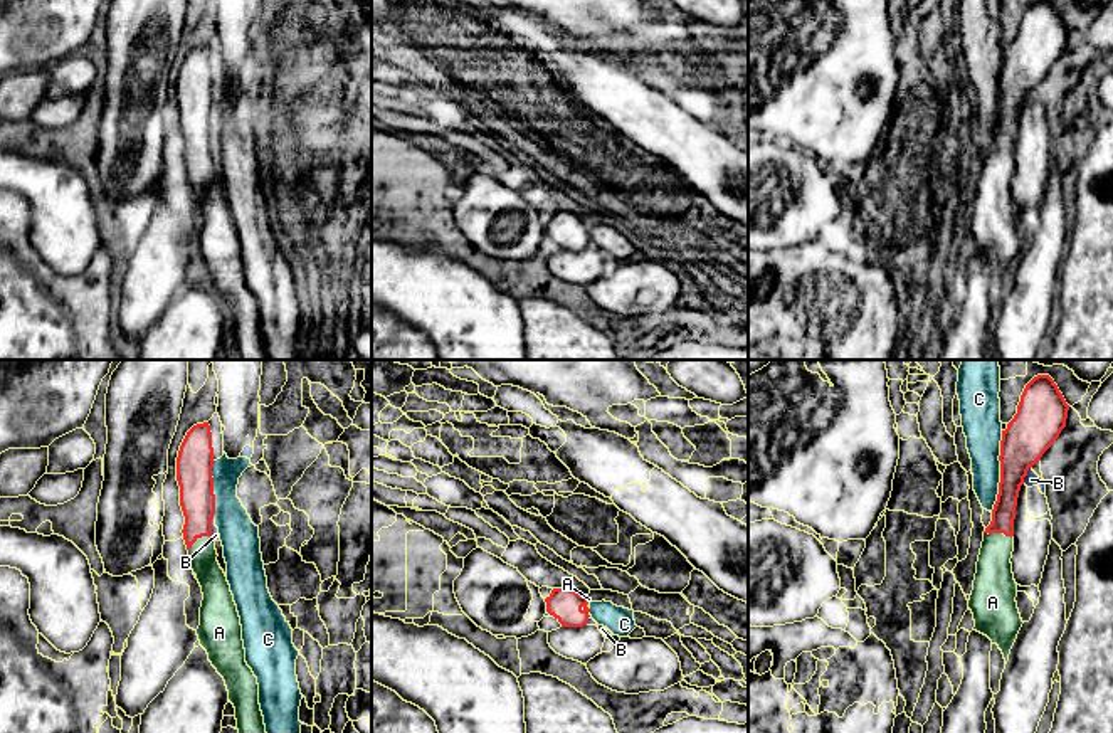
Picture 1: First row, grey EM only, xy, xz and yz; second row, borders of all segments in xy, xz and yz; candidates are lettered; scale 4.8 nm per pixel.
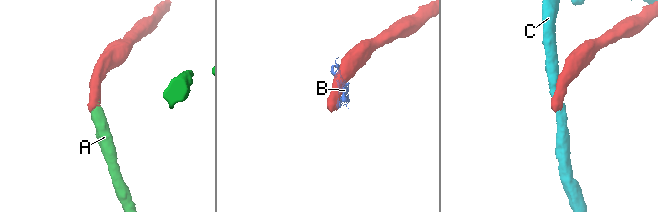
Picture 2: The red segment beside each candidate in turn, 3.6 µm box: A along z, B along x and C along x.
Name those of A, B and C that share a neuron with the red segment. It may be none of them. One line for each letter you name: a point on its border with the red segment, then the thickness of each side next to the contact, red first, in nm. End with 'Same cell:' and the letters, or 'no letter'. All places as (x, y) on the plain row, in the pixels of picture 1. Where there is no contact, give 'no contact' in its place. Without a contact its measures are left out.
A: yz (999, 155) | 110/200 nm
Same cell: A

